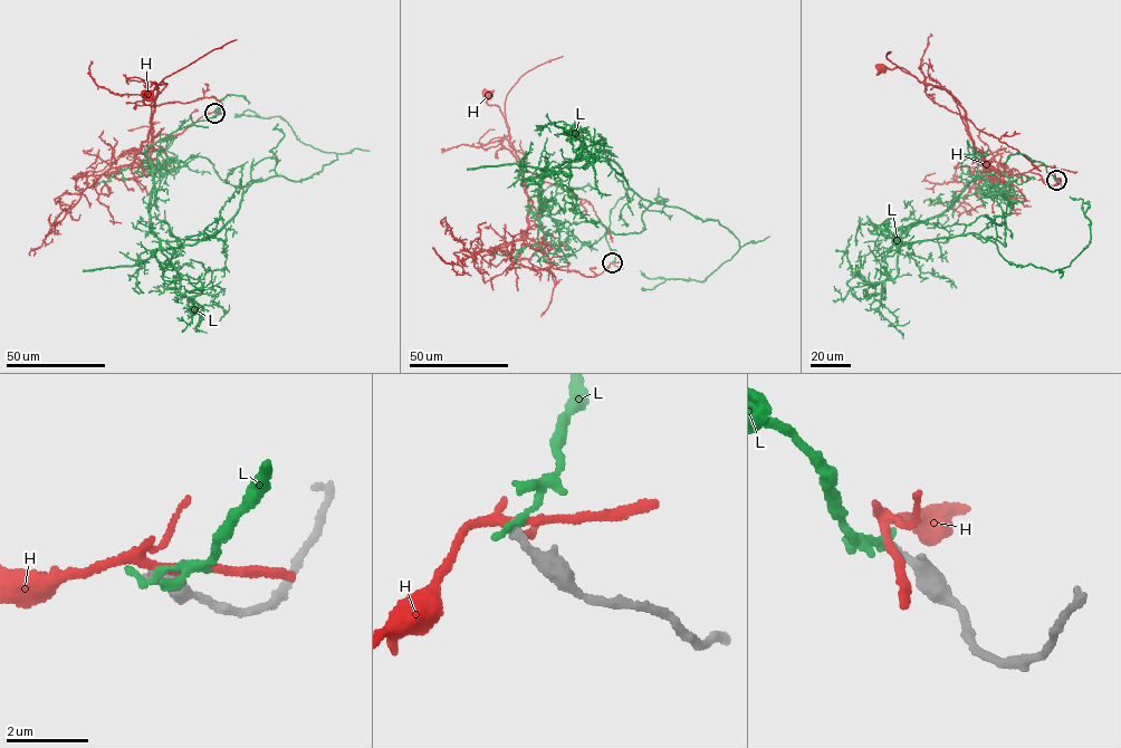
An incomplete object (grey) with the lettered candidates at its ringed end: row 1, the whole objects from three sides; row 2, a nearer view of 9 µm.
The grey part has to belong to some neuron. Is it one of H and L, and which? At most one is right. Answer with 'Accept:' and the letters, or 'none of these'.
Accept: none of these

